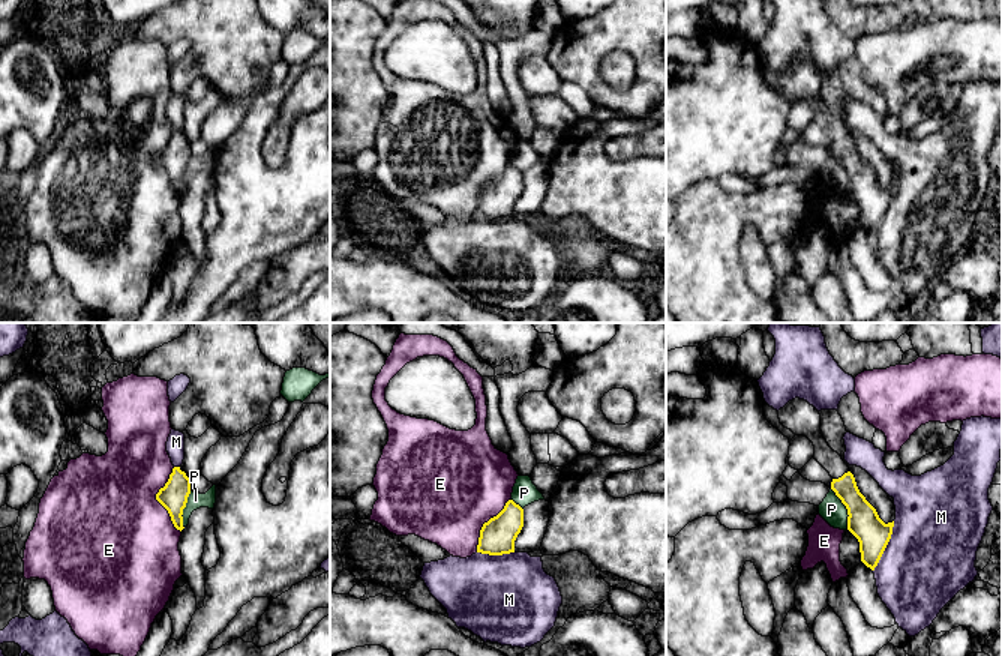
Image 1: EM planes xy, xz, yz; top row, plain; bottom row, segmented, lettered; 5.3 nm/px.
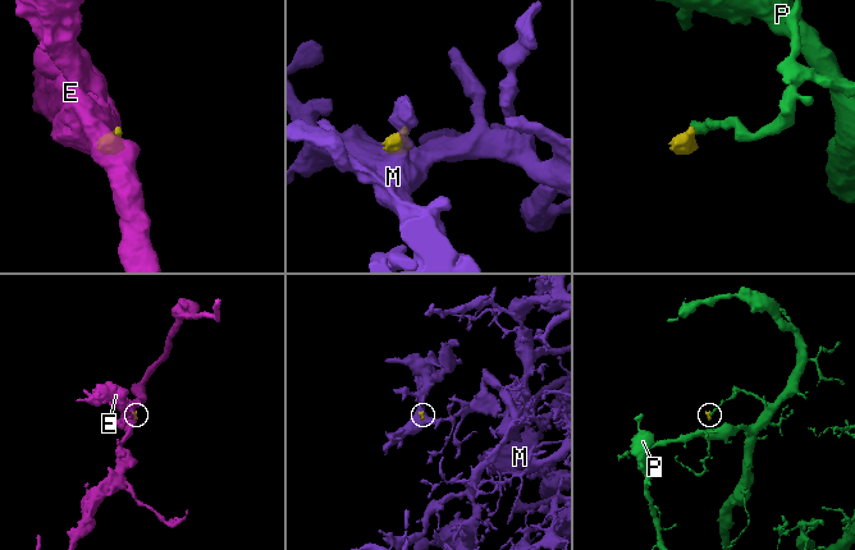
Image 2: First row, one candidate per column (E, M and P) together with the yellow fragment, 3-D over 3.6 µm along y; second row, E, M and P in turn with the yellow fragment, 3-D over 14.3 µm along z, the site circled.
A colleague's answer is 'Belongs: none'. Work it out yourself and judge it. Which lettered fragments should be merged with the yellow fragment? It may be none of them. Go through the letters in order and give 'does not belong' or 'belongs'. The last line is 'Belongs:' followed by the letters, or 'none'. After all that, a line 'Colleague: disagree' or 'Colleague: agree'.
E: does not belong
M: does not belong
P: does not belong
Belongs: none
Colleague: agree

